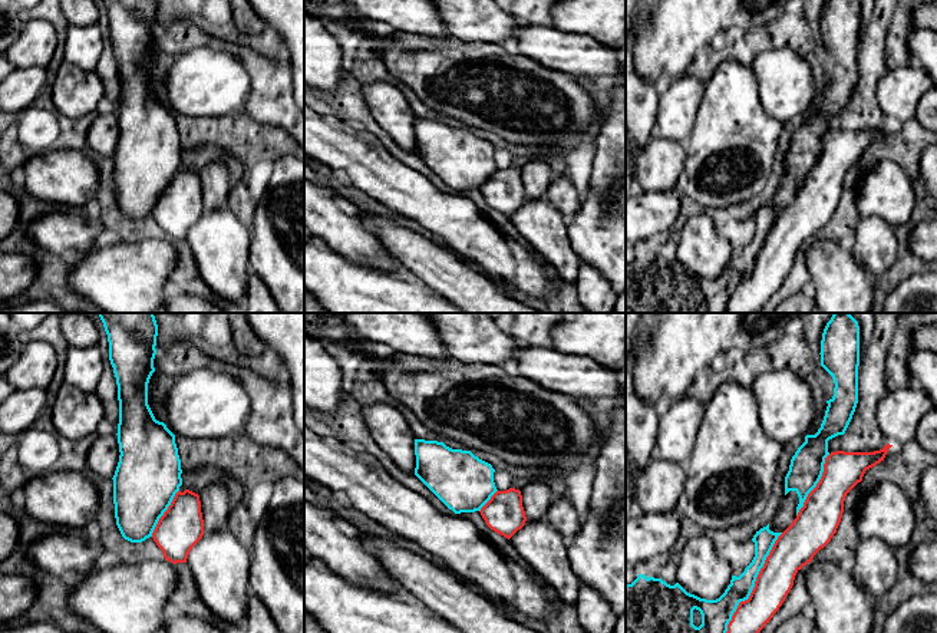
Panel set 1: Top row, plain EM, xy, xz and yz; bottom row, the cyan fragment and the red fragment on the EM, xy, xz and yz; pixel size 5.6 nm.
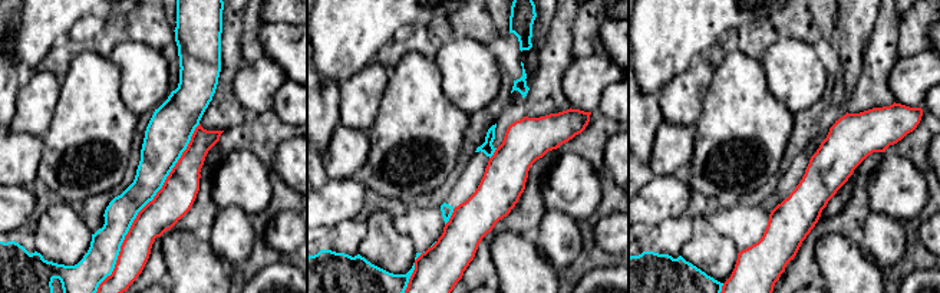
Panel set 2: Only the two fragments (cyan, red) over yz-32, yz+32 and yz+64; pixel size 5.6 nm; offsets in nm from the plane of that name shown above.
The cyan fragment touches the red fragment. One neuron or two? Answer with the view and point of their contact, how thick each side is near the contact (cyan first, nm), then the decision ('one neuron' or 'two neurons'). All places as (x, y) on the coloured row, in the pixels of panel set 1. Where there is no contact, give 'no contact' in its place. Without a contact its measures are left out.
meets cyan in yz at (754, 584); 150 nm thick on the cyan side, 200 nm on the other; one neuron

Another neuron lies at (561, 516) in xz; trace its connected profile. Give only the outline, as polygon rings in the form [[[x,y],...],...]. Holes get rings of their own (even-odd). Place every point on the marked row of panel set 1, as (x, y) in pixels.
[[[565,495],[552,500],[545,520],[564,537],[567,544],[581,528],[581,518]]]

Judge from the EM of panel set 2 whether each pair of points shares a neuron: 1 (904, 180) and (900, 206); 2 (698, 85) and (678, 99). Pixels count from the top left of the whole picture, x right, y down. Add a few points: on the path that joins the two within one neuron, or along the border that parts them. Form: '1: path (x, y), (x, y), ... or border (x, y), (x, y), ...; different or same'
1: path (899, 185), (900, 200); same
2: path (693, 85), (682, 96); same

